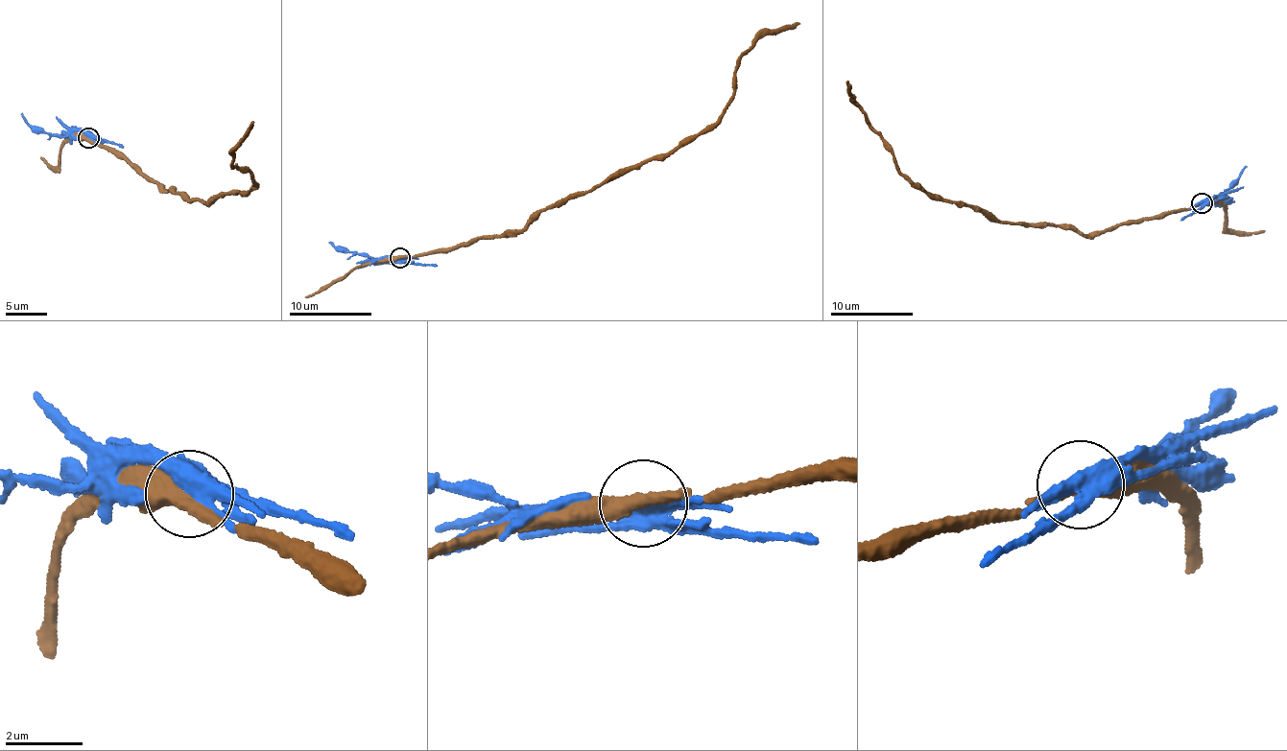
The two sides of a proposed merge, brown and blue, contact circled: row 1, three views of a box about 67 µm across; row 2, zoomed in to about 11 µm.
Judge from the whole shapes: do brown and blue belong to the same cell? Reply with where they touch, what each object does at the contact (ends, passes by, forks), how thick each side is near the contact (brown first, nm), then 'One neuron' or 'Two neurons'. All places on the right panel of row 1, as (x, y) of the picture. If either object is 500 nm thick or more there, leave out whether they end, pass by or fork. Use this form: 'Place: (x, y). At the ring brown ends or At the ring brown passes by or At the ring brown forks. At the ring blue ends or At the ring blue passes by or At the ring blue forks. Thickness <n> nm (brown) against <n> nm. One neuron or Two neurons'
Place: (1202, 202). At the ring brown passes by. At the ring blue forks. Thickness 360 nm (brown) against 380 nm. Two neurons

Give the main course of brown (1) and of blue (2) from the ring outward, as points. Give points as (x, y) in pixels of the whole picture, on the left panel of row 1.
1: (87, 138), (123, 154), (167, 190), (210, 201), (255, 185), (252, 176), (232, 165), (235, 146), (253, 121)
2: (87, 138), (72, 129), (64, 135), (28, 126), (21, 112)

